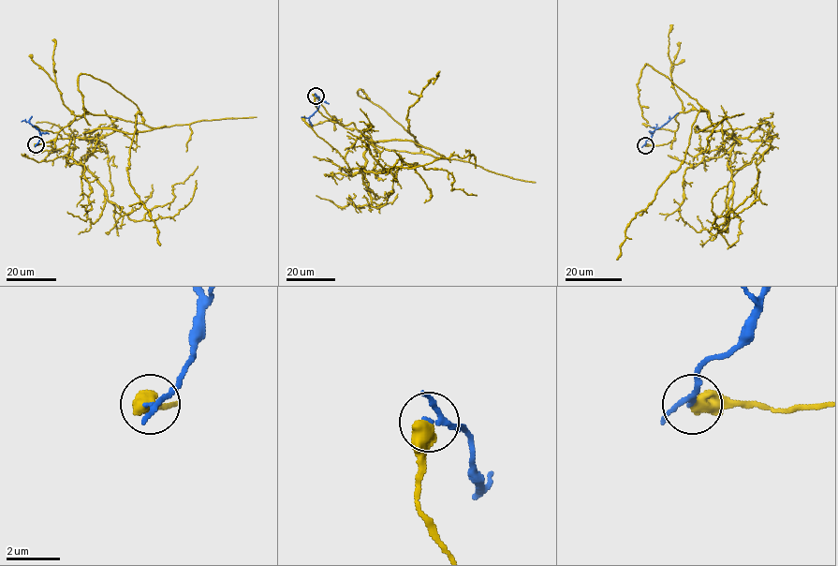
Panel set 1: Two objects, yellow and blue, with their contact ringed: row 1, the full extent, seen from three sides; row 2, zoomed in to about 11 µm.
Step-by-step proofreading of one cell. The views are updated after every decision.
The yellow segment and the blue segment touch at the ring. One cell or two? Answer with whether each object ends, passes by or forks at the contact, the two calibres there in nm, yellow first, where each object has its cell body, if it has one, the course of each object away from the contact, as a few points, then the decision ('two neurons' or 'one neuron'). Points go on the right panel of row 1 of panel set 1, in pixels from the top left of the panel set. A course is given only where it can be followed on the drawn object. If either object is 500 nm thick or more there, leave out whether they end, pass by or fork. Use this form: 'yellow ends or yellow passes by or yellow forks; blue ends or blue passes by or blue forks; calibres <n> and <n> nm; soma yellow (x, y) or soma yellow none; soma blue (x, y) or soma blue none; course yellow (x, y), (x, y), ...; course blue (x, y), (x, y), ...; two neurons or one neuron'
calibres 600 and 140 nm; soma yellow none; soma blue none; course yellow (645, 145), (674, 140), (675, 117), (695, 110), (716, 125), (696, 132), (735, 139), (726, 231), (758, 169); course blue (645, 145), (654, 130), (678, 112); two neurons

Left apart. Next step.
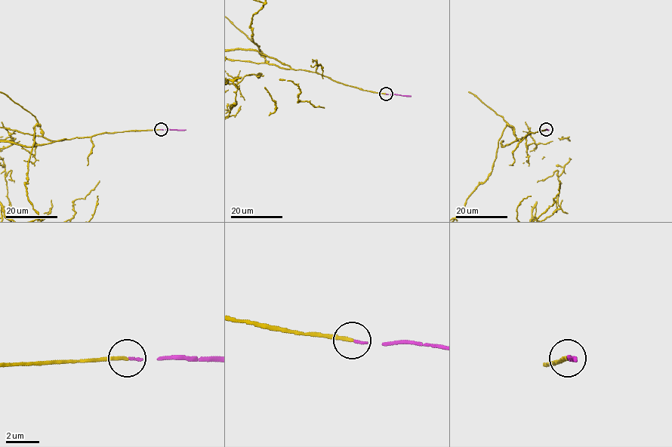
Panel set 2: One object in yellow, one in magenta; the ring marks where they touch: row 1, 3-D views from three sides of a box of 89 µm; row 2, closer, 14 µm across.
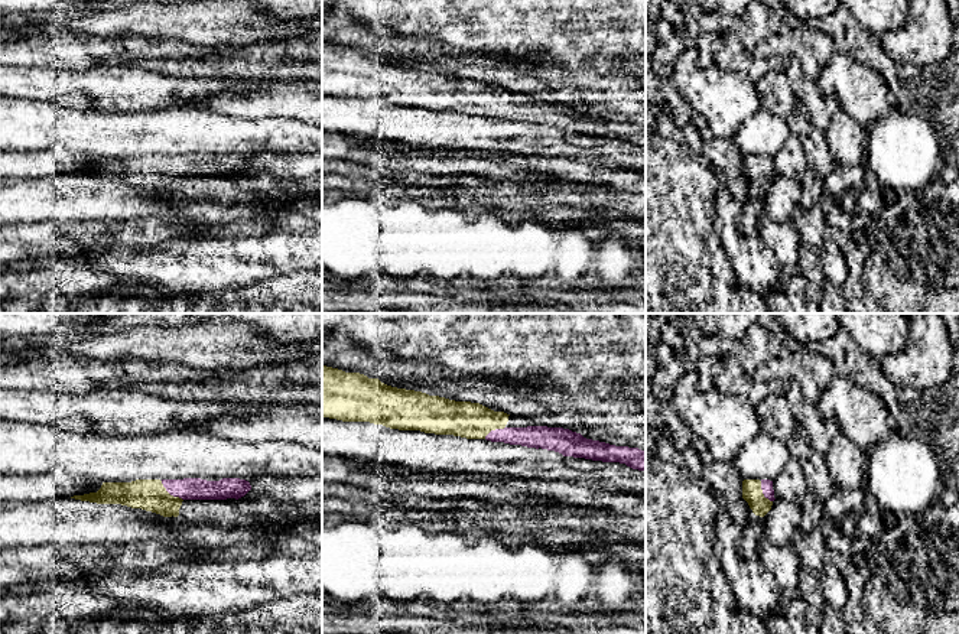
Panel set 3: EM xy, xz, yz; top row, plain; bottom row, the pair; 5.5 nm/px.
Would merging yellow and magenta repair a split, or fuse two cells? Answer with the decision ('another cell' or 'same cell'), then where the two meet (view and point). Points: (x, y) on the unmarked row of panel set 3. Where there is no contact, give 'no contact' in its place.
same cell | xy (169, 171)

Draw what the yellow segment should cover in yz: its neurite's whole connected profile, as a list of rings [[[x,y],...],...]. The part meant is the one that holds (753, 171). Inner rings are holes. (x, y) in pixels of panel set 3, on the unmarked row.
[[[744,156],[742,175],[748,179],[755,192],[764,194],[773,182],[774,166],[770,156]]]

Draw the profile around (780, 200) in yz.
[[[774,176],[771,186],[763,194],[763,214],[774,221],[791,221],[791,214],[800,205],[800,182]]]

